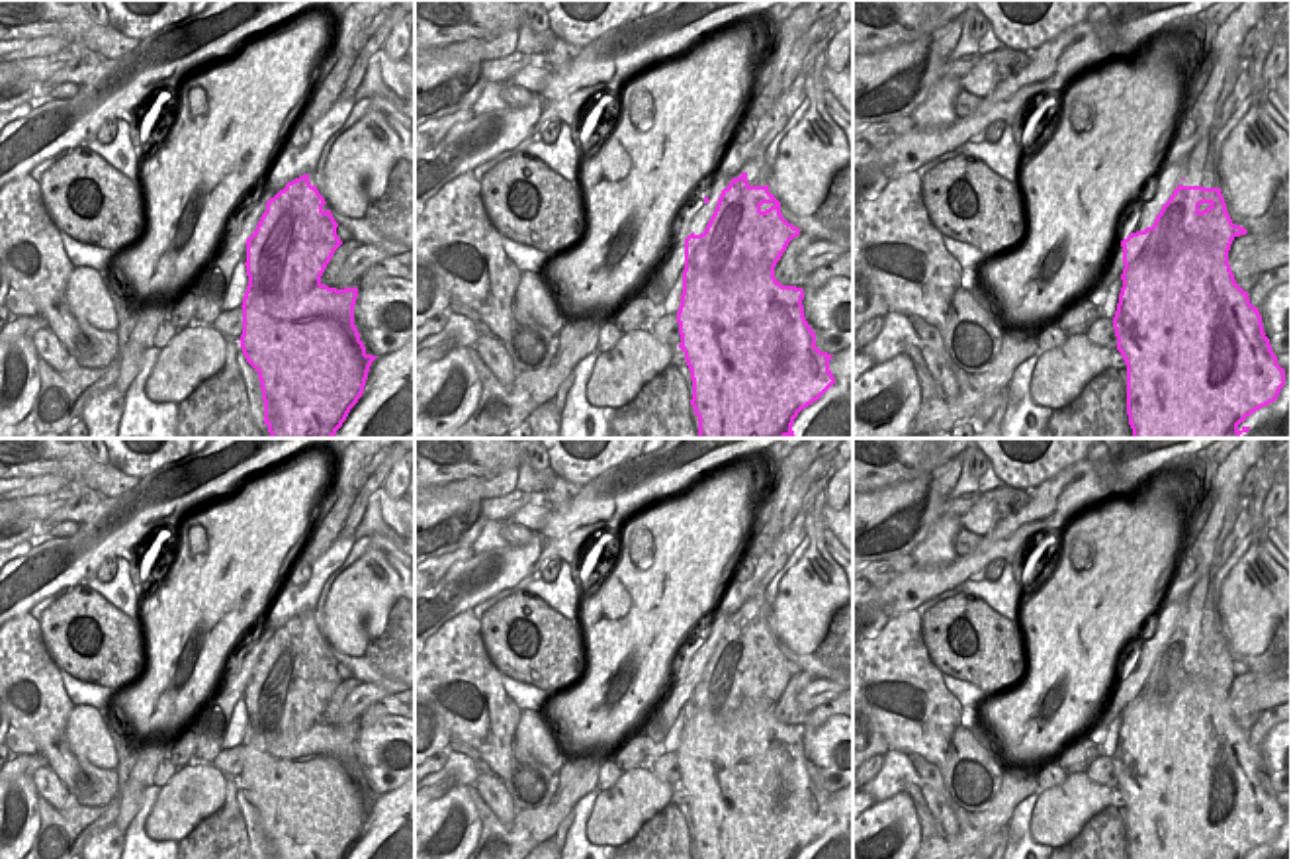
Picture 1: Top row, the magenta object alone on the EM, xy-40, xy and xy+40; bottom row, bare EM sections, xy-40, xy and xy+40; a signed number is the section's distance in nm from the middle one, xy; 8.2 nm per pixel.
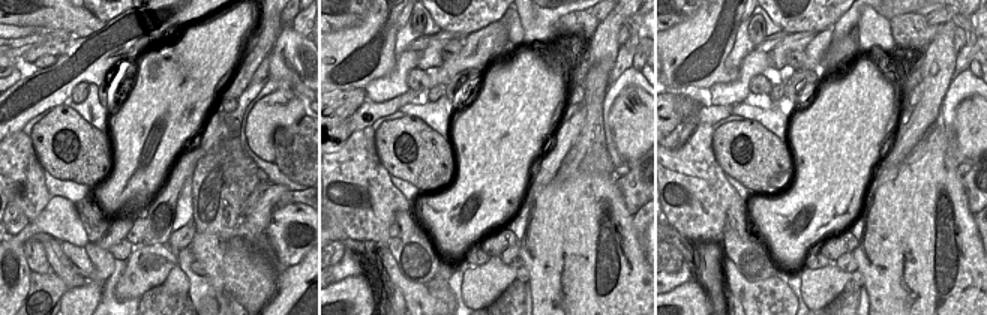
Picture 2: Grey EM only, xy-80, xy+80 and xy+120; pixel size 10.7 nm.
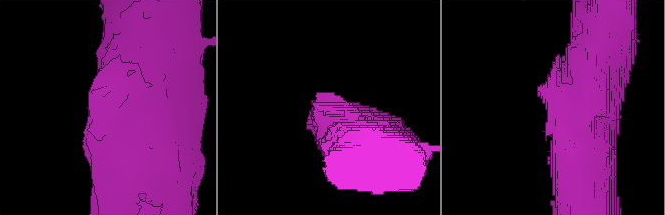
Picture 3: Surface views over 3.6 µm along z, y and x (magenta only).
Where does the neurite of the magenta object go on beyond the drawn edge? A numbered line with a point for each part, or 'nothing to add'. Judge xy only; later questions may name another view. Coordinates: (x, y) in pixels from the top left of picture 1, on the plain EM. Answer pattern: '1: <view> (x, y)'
nothing to add.

